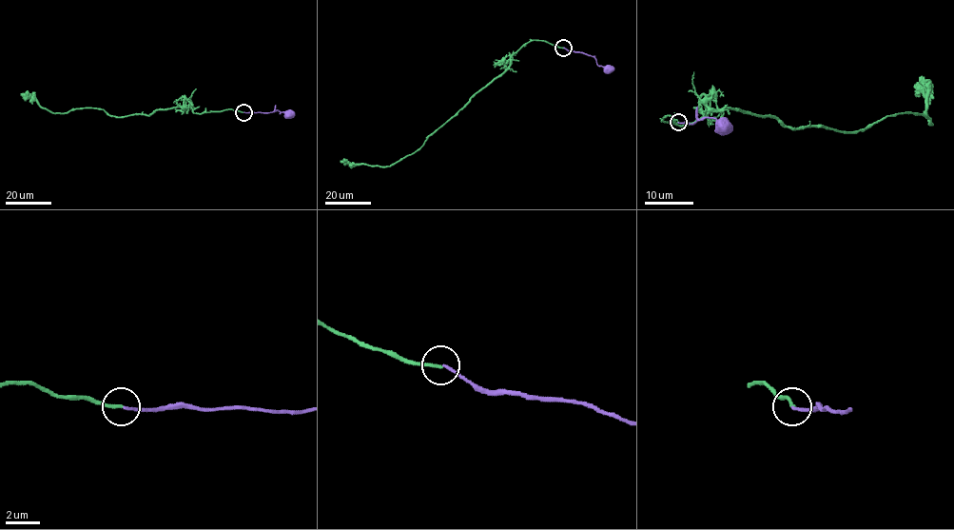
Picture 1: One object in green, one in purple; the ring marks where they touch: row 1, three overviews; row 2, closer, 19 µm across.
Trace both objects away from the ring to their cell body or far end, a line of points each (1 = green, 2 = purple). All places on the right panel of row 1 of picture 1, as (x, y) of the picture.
1: (677, 123), (662, 120), (690, 125), (733, 109), (842, 132), (905, 112), (931, 124), (920, 83)
2: (677, 123), (689, 124), (713, 117), (724, 126)

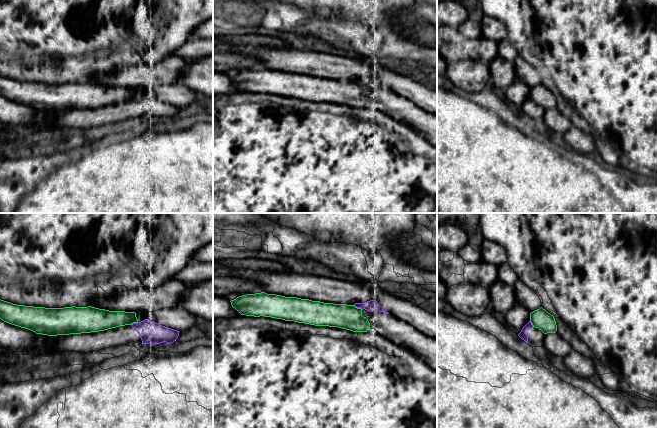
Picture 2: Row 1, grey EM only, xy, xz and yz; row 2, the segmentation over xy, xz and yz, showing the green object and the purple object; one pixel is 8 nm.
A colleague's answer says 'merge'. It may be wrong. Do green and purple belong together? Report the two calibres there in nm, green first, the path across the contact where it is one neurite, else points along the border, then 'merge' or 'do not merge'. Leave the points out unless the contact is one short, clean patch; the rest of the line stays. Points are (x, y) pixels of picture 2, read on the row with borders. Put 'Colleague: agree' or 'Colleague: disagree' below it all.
calibres 200 and 90 nm; border xz (353, 305), (362, 309); do not merge
Colleague: disagree

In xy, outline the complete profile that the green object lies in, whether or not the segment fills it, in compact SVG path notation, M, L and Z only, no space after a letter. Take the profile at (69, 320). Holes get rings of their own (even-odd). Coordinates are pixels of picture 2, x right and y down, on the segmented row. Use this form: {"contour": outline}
{"contour": "M1 299L0 319L48 336L99 332L145 320L141 311L109 311L92 306L45 308L17 305Z"}

